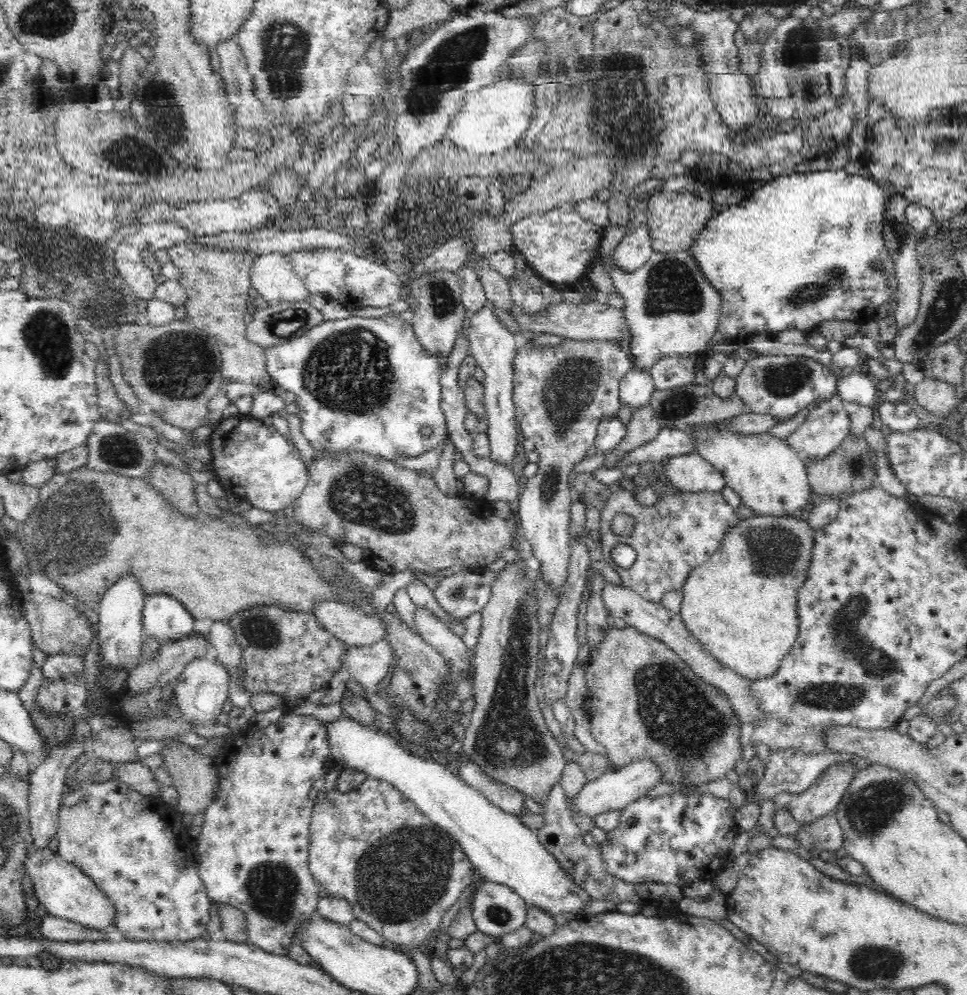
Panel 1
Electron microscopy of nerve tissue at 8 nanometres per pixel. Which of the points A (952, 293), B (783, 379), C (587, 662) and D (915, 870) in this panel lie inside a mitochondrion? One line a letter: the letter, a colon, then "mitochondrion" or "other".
A: mitochondrion
B: mitochondrion
C: other
D: other

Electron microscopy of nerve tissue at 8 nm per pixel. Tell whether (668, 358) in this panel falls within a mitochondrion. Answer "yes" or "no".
no

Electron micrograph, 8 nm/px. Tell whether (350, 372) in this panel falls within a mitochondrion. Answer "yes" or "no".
yes

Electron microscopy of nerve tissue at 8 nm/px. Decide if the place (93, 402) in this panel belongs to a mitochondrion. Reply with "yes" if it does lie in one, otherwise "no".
no

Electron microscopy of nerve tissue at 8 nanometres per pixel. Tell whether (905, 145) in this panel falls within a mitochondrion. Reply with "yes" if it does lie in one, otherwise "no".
no

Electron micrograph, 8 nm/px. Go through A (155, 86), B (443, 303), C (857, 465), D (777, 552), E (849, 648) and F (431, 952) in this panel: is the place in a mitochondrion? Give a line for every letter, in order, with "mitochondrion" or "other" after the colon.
A: mitochondrion
B: mitochondrion
C: mitochondrion
D: mitochondrion
E: mitochondrion
F: other

